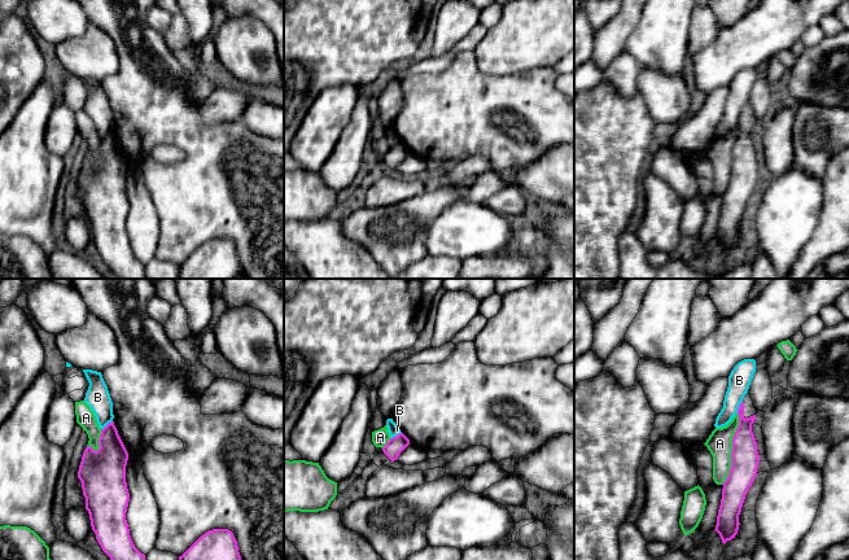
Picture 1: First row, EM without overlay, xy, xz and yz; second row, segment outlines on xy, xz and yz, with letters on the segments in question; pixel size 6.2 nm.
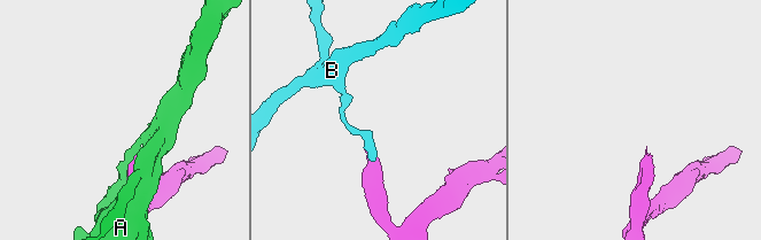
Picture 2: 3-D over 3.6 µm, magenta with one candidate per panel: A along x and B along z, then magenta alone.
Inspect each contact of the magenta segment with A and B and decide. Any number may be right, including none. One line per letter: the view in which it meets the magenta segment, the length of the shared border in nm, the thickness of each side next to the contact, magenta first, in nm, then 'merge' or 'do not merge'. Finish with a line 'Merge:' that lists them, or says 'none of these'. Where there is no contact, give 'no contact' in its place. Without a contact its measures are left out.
A: yz | 460 nm | 180/160 nm | do not merge
B: yz | 90 nm | 160/140 nm | do not merge
Merge: none of these

